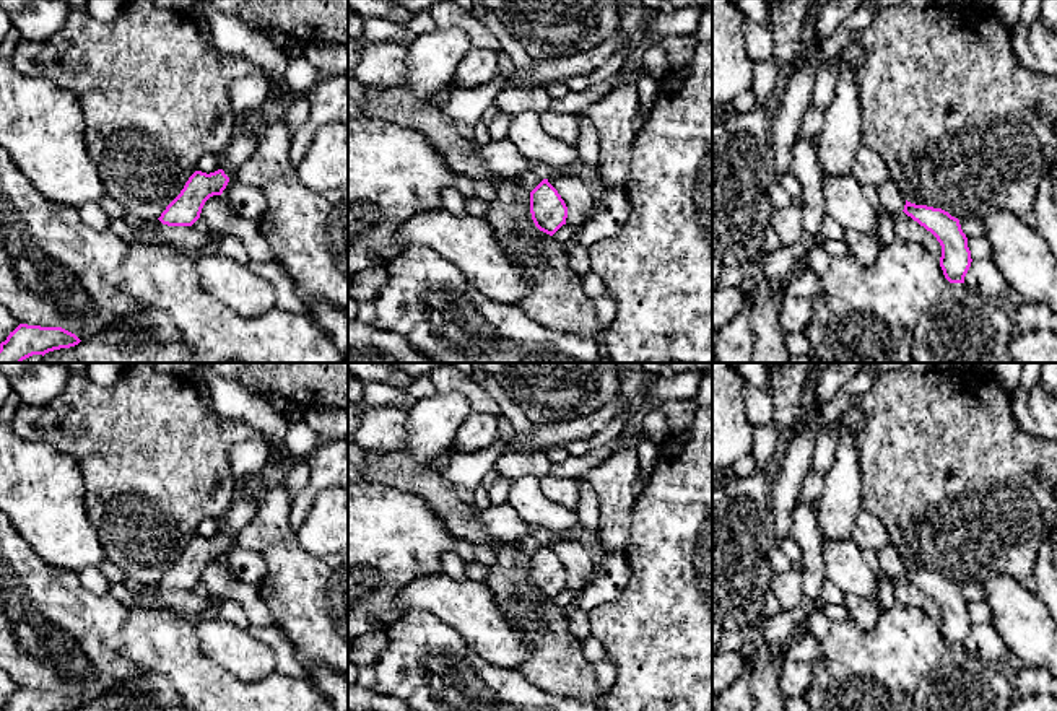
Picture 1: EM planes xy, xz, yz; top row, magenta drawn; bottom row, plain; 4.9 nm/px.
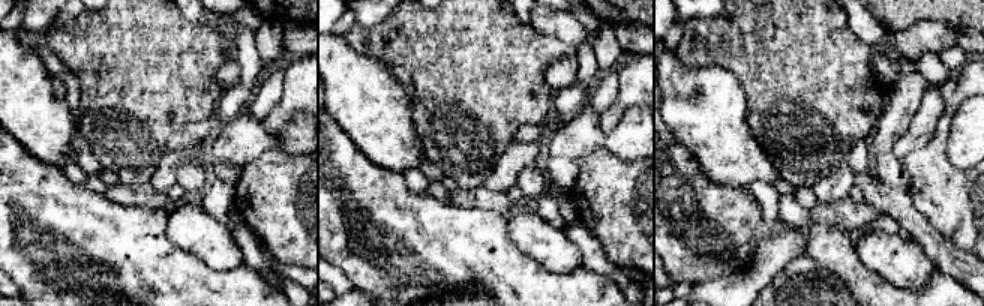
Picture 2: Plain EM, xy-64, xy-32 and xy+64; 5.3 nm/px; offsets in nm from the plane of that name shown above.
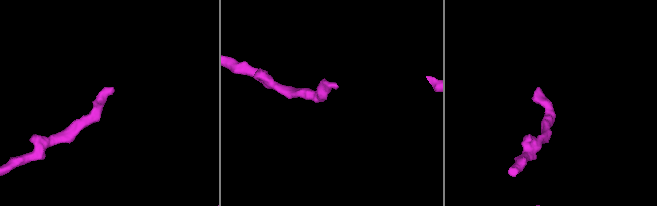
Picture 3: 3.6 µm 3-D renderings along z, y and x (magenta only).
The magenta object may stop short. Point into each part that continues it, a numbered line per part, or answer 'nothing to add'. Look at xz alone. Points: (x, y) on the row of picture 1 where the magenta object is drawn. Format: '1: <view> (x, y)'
nothing to add

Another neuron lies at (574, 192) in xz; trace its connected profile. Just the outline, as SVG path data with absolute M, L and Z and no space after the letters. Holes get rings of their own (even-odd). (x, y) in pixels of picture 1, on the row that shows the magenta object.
M572 171L545 172L568 207L566 225L576 233L592 218L595 202L587 184Z

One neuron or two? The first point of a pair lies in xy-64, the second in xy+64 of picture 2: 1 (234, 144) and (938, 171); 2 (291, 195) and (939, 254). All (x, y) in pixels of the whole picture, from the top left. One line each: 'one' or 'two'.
1: two
2: two

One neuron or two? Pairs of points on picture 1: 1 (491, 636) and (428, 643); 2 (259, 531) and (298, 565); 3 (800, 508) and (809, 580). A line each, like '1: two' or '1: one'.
1: two
2: two
3: one

